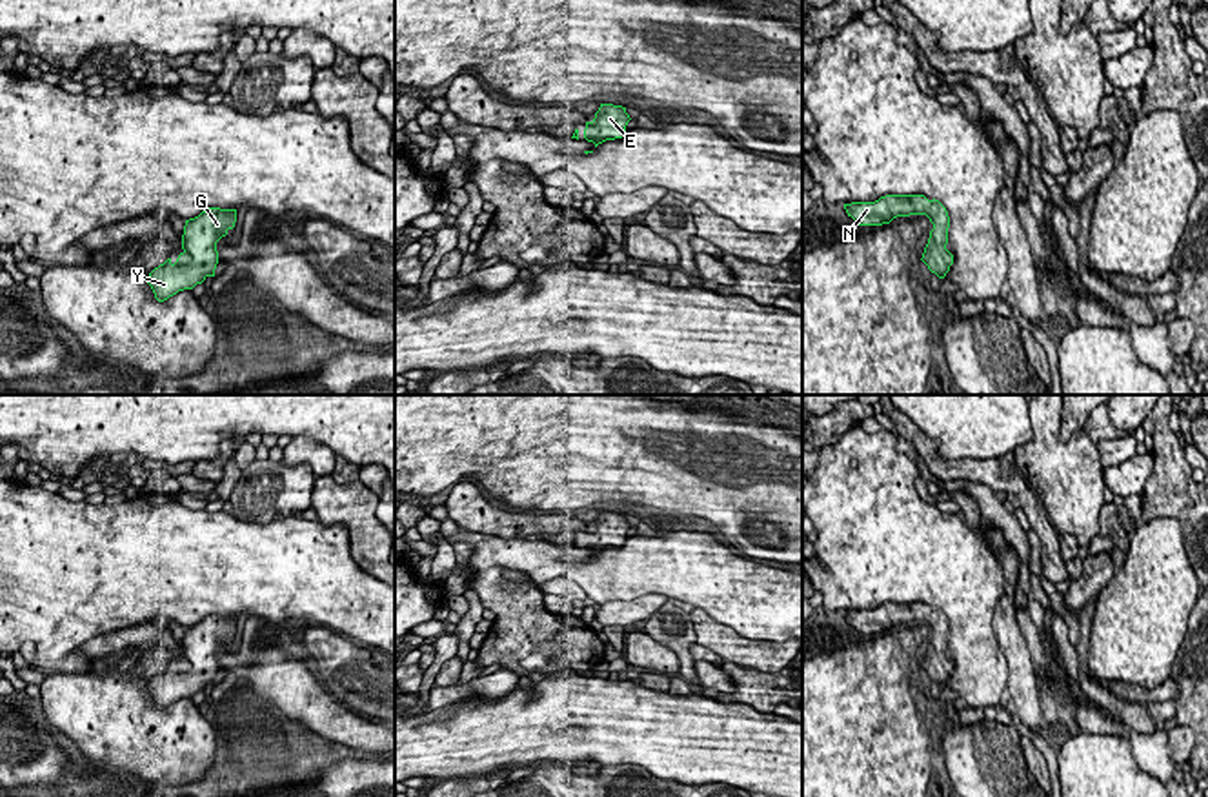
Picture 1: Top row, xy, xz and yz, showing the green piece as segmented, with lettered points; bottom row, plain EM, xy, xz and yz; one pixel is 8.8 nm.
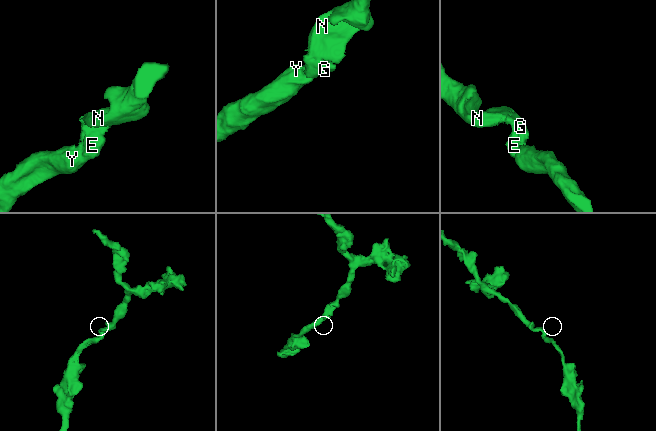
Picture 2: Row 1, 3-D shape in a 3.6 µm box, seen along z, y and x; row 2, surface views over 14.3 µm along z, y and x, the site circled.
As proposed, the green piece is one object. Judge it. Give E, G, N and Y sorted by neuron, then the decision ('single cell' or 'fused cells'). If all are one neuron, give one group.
E G N Y; single cell

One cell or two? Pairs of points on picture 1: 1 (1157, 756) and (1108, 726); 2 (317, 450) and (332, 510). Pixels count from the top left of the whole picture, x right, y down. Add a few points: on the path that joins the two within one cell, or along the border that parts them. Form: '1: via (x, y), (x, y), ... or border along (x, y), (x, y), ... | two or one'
1: via (1145, 748), (1121, 728) | one
2: border along (330, 474), (317, 477) | two

